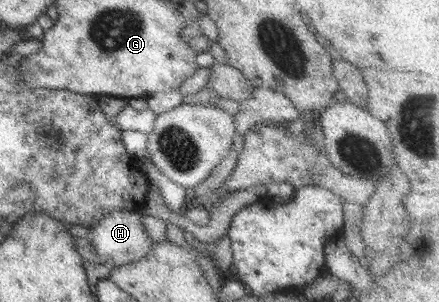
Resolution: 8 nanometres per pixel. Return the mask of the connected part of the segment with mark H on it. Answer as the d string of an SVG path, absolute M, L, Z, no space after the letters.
M112 210L106 212L96 224L89 228L90 235L87 240L92 244L95 254L98 256L98 262L110 263L114 267L142 259L153 244L143 232L140 220L145 219L141 211Z

